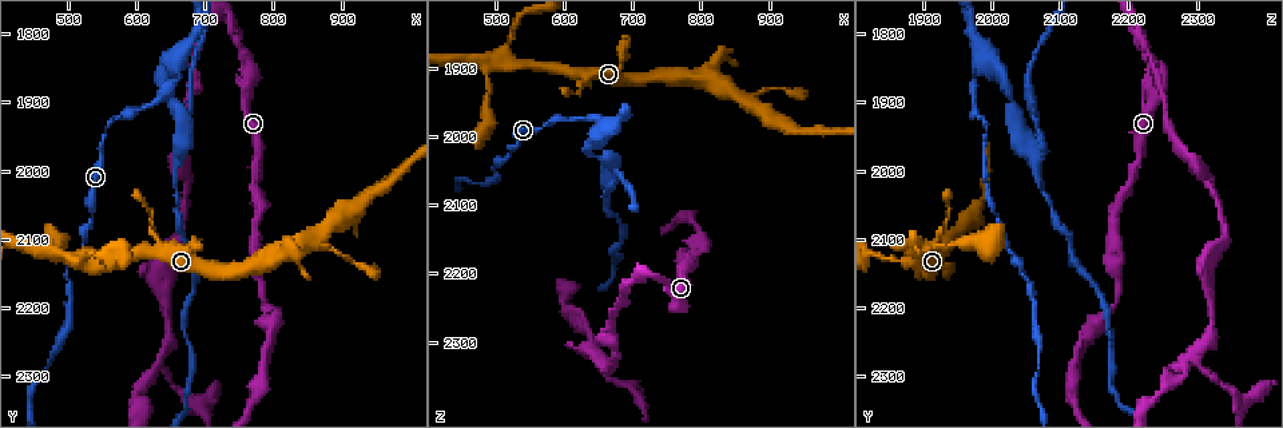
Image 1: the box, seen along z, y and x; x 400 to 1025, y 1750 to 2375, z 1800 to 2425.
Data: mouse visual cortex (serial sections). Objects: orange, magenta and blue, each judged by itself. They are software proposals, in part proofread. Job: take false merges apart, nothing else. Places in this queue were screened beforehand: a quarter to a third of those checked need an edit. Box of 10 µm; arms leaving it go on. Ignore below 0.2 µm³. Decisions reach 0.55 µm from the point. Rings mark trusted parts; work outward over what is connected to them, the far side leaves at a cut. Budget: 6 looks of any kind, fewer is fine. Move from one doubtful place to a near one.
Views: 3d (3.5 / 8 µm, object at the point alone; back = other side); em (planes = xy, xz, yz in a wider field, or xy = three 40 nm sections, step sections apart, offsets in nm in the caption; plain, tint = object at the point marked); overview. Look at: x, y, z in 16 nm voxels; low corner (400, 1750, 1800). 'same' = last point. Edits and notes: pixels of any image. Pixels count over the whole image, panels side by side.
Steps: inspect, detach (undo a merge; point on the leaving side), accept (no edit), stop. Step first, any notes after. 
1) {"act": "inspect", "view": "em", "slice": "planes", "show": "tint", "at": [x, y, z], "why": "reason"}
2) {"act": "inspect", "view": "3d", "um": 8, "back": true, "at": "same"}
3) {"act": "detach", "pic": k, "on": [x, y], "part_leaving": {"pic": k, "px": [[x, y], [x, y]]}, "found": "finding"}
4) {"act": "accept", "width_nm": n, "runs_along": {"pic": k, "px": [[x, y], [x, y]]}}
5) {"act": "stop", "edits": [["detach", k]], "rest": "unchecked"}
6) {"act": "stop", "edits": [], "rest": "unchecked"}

{"act": "inspect", "view": "3d", "um": 3.5, "at": [560, 1940, 1995], "why": "narrows sharply"}

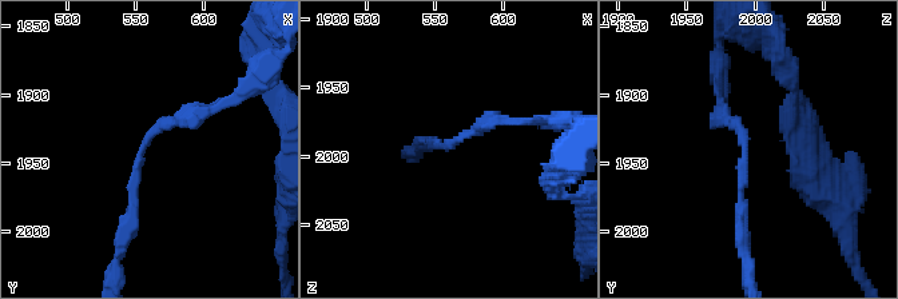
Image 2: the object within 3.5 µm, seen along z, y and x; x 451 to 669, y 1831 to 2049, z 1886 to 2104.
{"act": "inspect", "view": "em", "slice": "xy", "step": 3, "show": "tint", "at": [558, 1936, 1992], "why": "now the EM"}

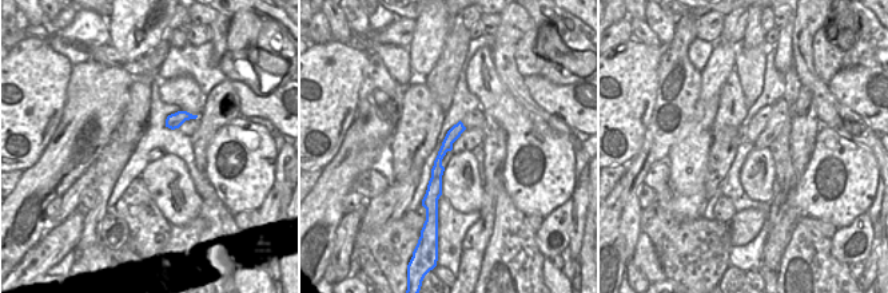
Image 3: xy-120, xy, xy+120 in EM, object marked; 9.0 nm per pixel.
{"act": "accept", "found": "continuous, no second cell"}

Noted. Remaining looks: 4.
{"act": "inspect", "view": "3d", "um": 3.5, "at": [665, 1850, 1980], "why": "a narrow waist"}

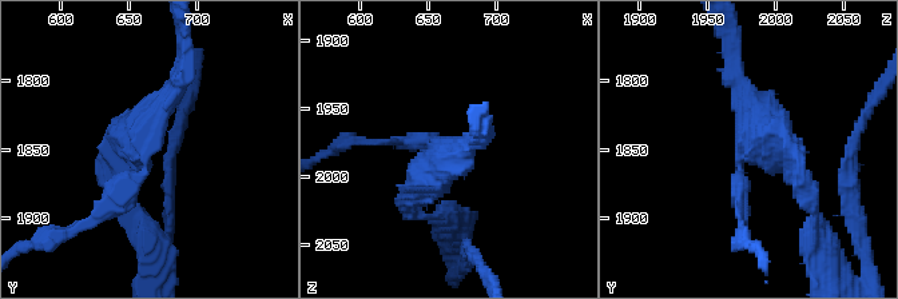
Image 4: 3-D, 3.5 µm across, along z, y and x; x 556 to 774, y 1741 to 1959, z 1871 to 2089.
{"act": "inspect", "view": "em", "slice": "xy", "step": 1, "show": "tint", "at": [658, 1854, 1976]}

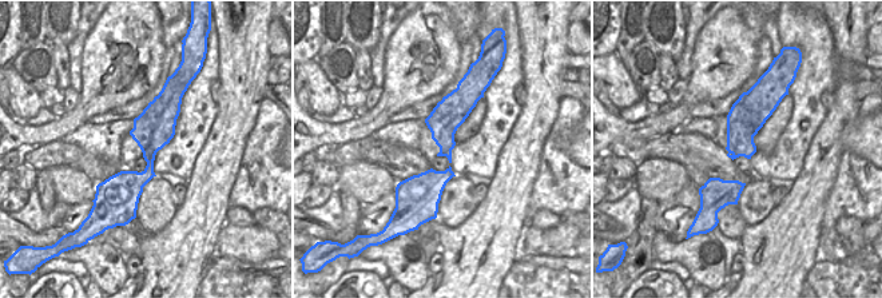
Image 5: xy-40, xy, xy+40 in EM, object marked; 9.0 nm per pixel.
{"act": "detach", "pic": 4, "on": [746, 120], "part_leaving": {"pic": 4, "px": [[739, 162], [791, 150], [814, 203]]}, "found": "two cells meet here"}

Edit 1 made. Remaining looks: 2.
{"act": "inspect", "view": "3d", "um": 3.5, "at": [525, 2115, 2025], "why": "thin neck"}

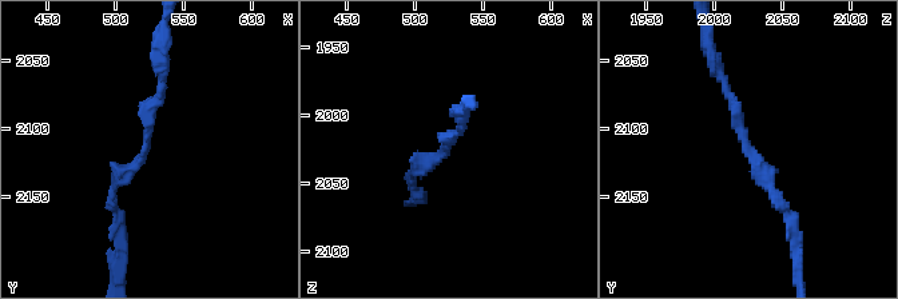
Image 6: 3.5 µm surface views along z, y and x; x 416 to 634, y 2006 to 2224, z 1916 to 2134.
{"act": "inspect", "view": "em", "slice": "xy", "step": 1, "show": "tint", "at": [526, 2112, 2024]}

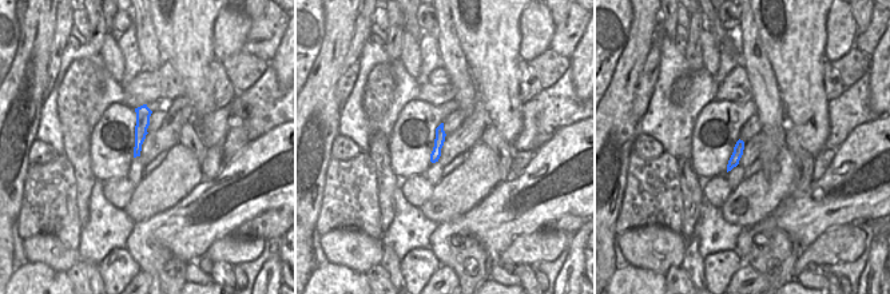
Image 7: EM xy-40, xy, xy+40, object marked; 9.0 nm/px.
{"act": "accept", "runs_along": {"pic": 6, "px": [[715, 62], [746, 148], [783, 210]]}, "found": "all the same cell"}

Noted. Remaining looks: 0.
{"act": "stop", "edits": [["detach", 4]], "rest": "unchecked"}

